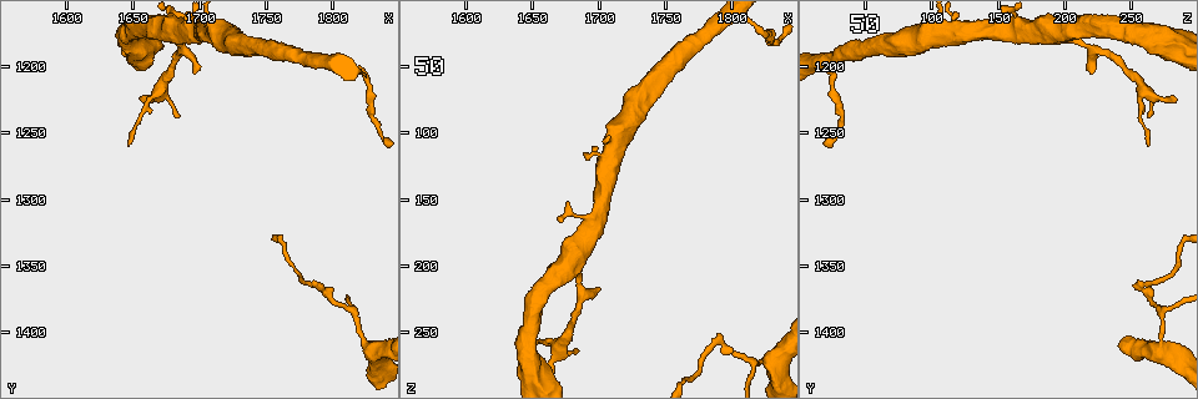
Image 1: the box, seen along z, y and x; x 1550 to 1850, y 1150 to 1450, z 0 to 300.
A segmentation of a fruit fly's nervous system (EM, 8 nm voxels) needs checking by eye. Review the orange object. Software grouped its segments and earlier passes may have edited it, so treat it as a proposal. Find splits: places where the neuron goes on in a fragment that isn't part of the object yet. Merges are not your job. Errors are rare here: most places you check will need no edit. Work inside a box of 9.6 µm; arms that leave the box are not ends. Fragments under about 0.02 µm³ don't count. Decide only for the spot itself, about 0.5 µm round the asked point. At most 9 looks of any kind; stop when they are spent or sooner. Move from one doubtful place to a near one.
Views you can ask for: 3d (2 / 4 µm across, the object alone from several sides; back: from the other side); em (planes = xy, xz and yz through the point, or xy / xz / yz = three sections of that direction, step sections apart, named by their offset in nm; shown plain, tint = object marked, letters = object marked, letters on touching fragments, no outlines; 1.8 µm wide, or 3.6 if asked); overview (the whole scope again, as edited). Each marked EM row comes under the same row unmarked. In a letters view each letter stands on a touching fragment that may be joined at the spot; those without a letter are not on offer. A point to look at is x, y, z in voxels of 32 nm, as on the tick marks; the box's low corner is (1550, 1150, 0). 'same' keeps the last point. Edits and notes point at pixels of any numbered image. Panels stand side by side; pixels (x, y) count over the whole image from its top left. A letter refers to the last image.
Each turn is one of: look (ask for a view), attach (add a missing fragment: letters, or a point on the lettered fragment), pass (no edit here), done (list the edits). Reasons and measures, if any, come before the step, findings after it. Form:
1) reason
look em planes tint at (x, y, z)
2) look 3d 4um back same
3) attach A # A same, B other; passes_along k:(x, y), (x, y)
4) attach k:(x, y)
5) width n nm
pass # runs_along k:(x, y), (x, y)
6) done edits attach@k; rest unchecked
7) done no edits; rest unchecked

look em yz step 16 letters at (1694, 1208, 220)

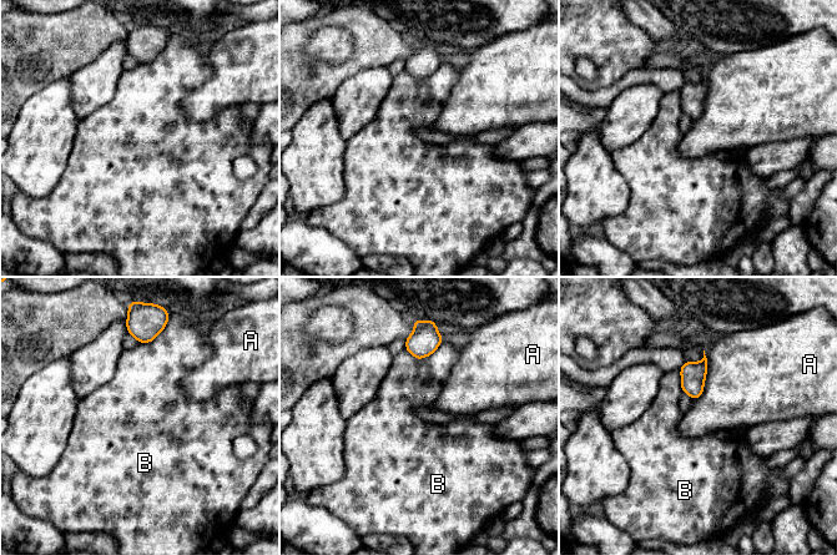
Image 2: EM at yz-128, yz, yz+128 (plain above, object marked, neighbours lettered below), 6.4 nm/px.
look em planes letters same

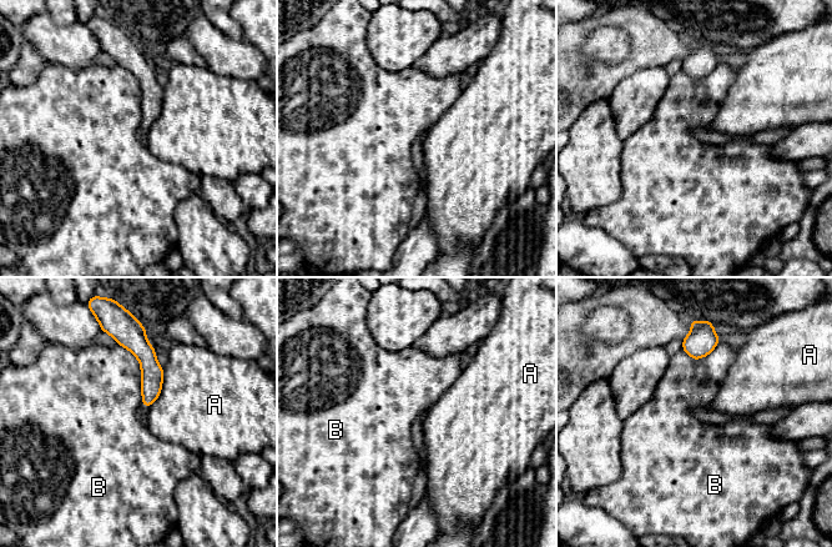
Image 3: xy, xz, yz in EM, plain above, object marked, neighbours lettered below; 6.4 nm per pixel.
pass # A other, B other; runs_along 3:(125, 344), (149, 362), (147, 402); none of them fits

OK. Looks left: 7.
branch stops here
look 3d 4um at (1658, 1228, 286)

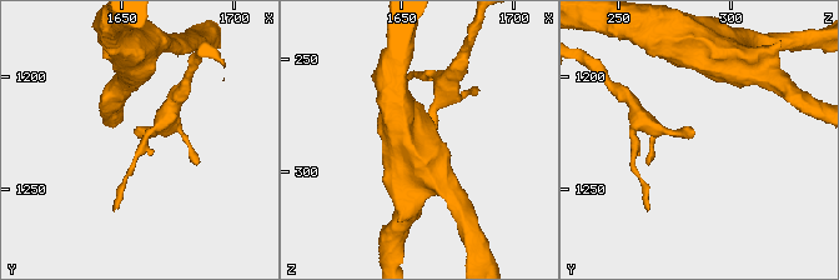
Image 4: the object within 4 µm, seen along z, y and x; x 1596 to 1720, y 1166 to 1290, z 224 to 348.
need the tissue
look em planes letters at (1657, 1226, 285)

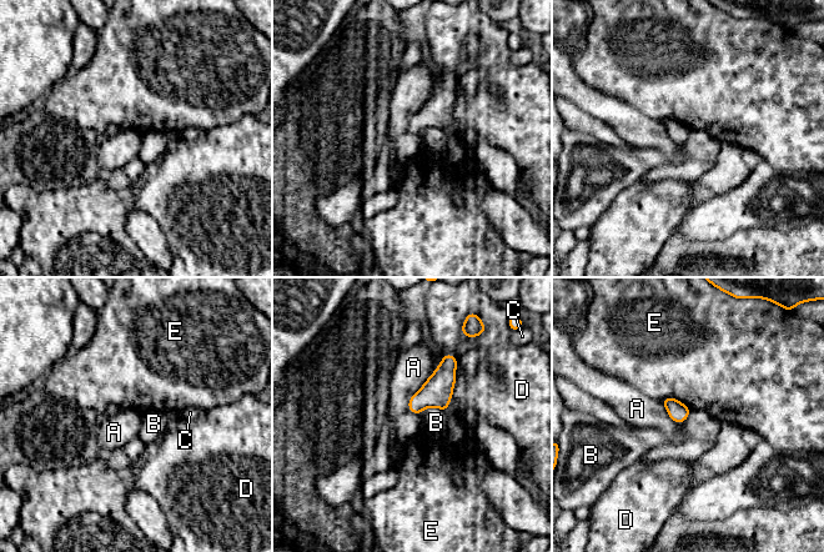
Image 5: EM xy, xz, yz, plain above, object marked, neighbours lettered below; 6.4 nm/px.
pass # A other, B other, C other, D other, E other; border 5:(432, 374), (410, 399), (411, 412); no lettered fragment goes on from it

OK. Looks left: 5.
abrupt turn
look em xz step 8 tint at (1790, 1368, 256)

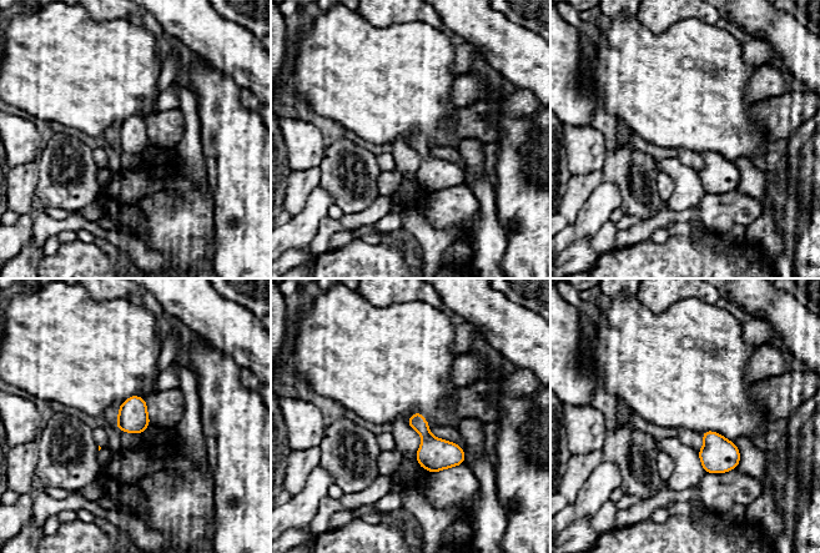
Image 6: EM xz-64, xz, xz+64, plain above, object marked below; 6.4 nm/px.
look em planes tint same

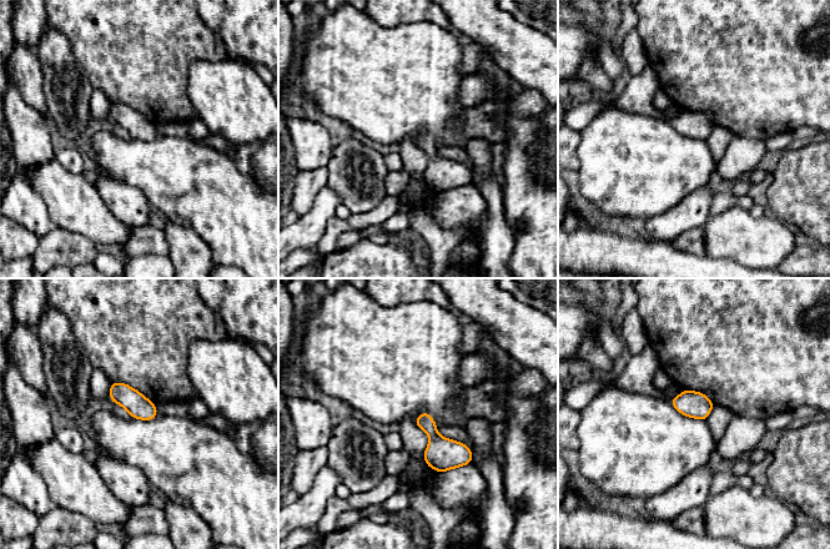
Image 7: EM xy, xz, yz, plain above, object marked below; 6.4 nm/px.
look em planes letters same

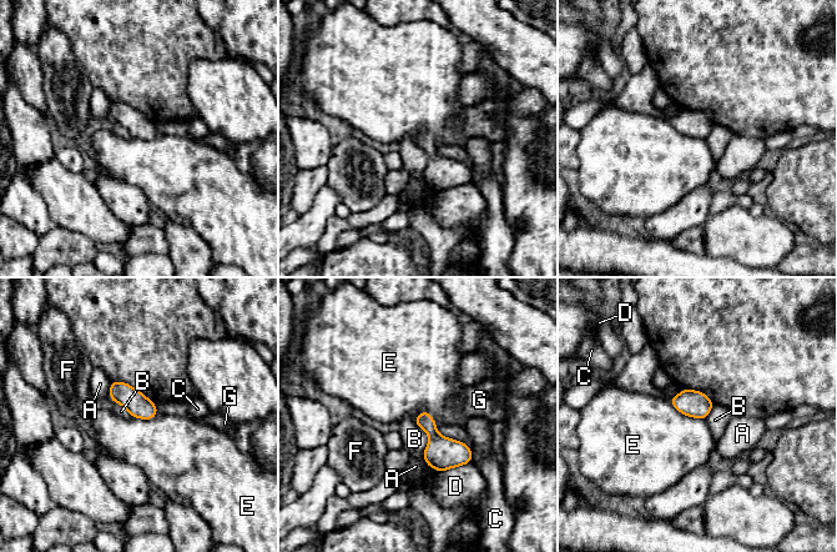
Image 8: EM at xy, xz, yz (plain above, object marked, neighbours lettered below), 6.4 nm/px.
longest_contact E 260 nm
pass # A other, B other, C other, D other, E other, F other, G other; border 8:(669, 401), (682, 414), (704, 420); no lettered fragment goes on from it

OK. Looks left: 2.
a narrow waist
look 3d 2um at (1820, 1202, 24)

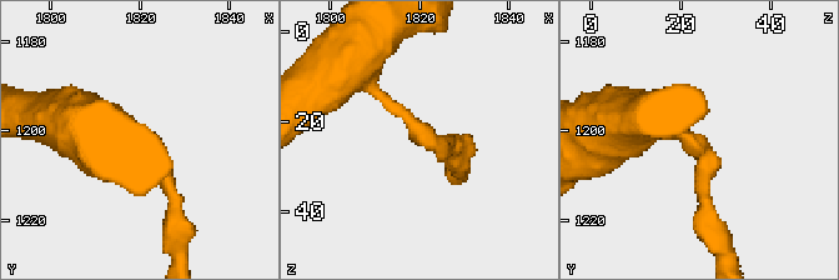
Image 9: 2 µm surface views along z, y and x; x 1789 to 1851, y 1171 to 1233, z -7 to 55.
arm_widths 190, 380 nm
look em xy step 8 letters at (1819, 1202, 22)

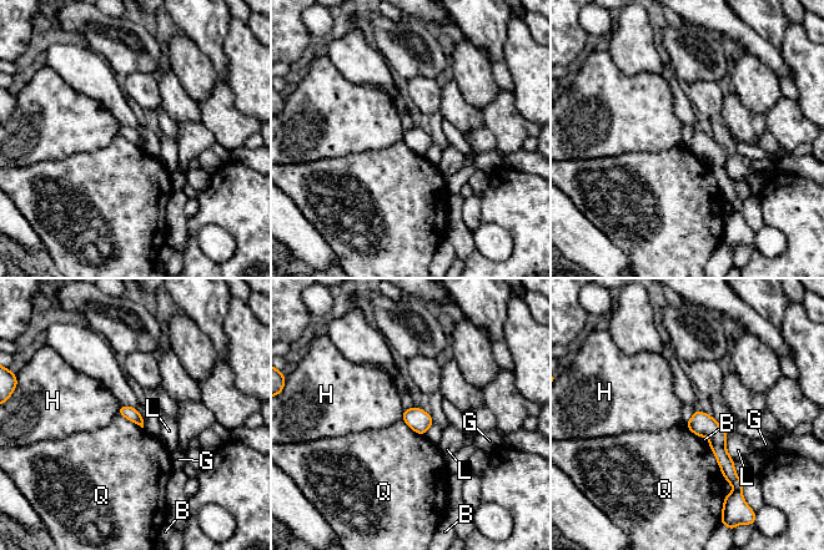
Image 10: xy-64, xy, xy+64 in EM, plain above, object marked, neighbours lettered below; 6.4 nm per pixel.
pass # B other, G other, H other, L other, Q other; border 10:(708, 444), (722, 475), (728, 483); none of them fits

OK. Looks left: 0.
done no edits; rest unchecked

